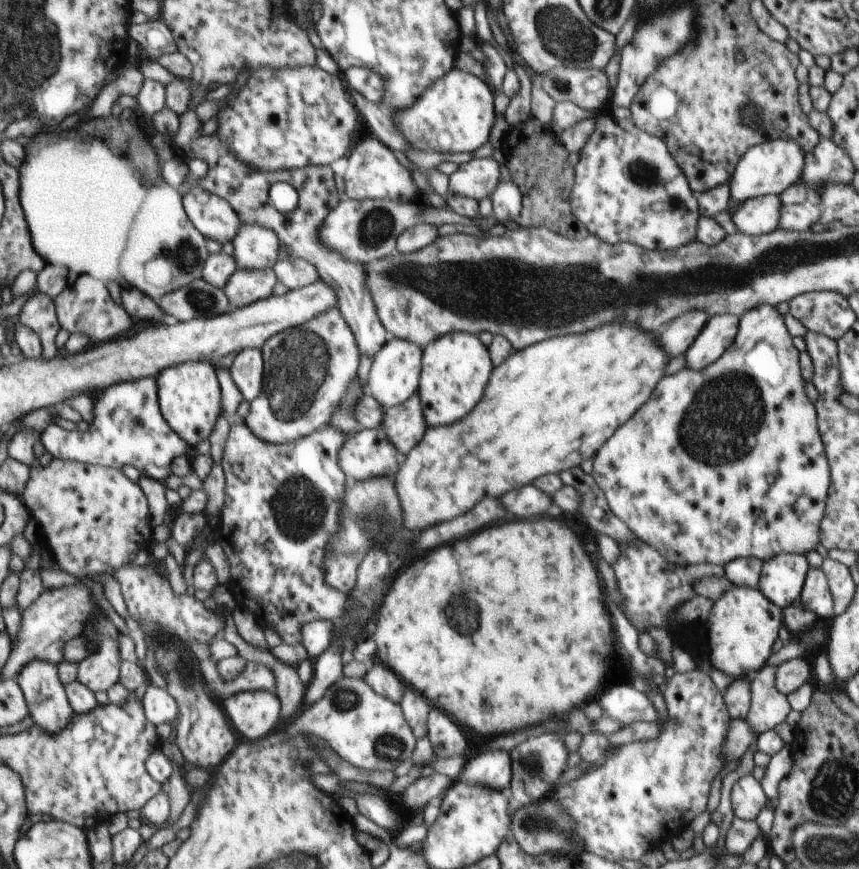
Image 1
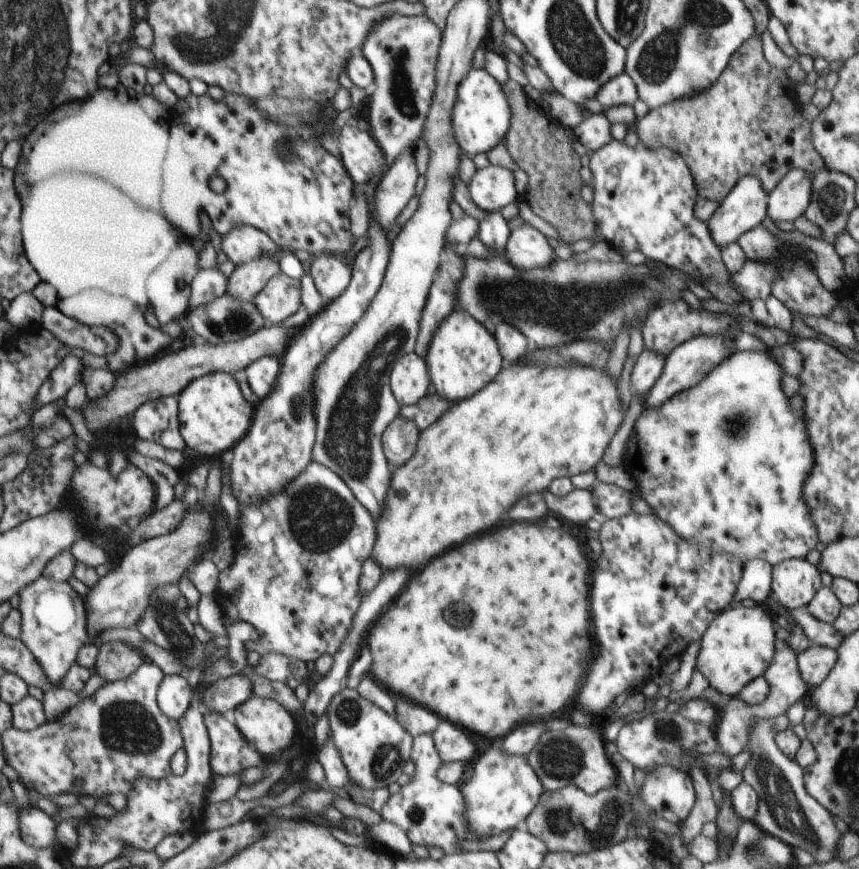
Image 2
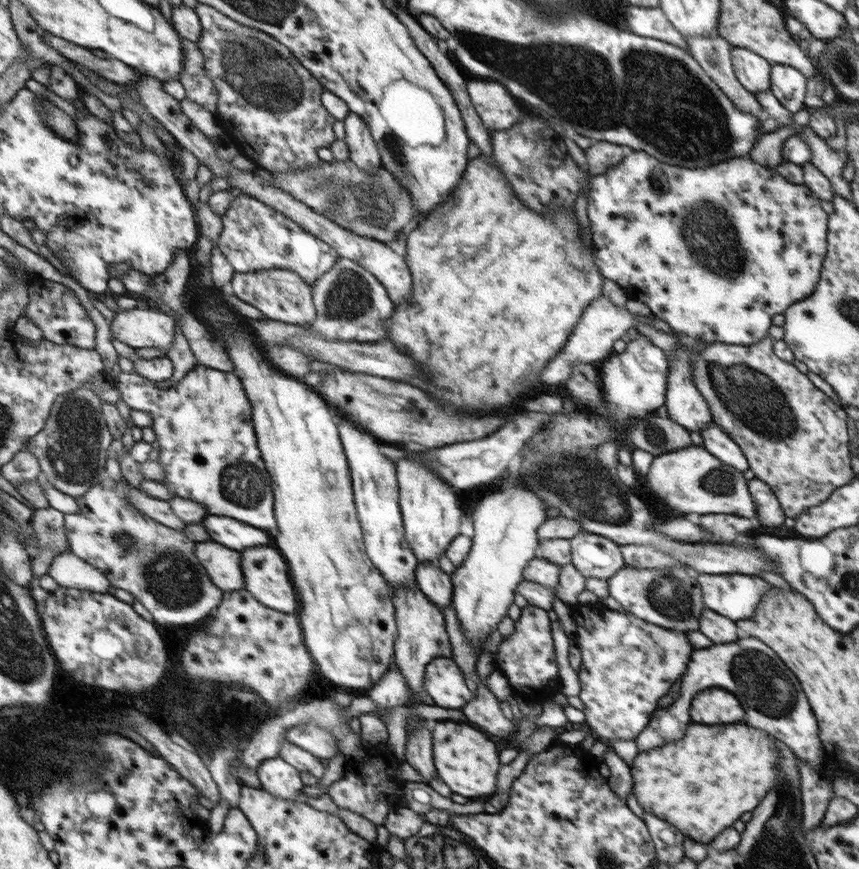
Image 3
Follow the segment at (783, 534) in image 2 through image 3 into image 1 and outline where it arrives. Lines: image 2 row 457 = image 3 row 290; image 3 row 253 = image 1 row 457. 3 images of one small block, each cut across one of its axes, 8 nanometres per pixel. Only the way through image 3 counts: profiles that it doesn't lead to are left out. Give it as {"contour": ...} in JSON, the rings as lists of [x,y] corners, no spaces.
{"contour":[[[769,304],[756,306],[754,310],[739,318],[735,344],[722,354],[714,365],[699,371],[683,368],[674,376],[663,377],[663,380],[656,385],[650,400],[628,422],[619,426],[614,436],[592,458],[592,478],[598,482],[600,490],[604,492],[610,510],[630,527],[635,538],[640,538],[648,546],[655,547],[668,562],[680,566],[714,564],[726,567],[736,558],[756,557],[766,562],[782,553],[807,554],[818,546],[821,520],[830,486],[830,469],[826,462],[817,414],[804,392],[804,378],[800,374],[798,350],[792,344],[792,337],[786,328],[785,320],[782,320],[782,316],[774,306]]]}

